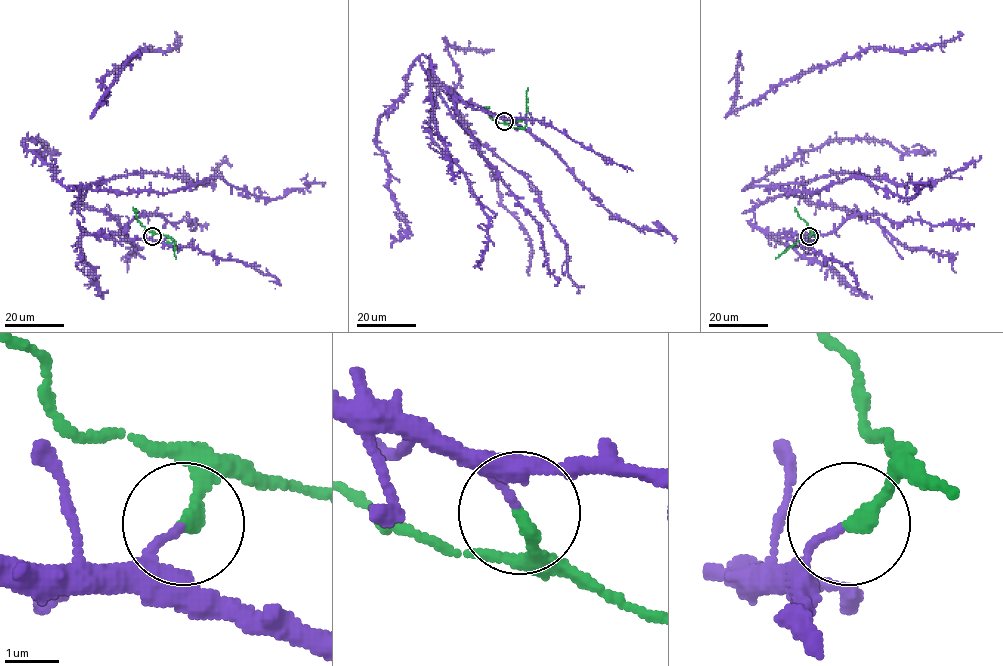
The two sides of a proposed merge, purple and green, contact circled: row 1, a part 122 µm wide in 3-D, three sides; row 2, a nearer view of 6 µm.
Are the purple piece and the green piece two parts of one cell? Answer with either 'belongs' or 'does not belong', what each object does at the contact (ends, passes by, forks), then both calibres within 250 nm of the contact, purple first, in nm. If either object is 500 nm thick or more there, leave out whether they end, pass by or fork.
does not belong; purple ends; green ends; calibres 130 and 280 nm

